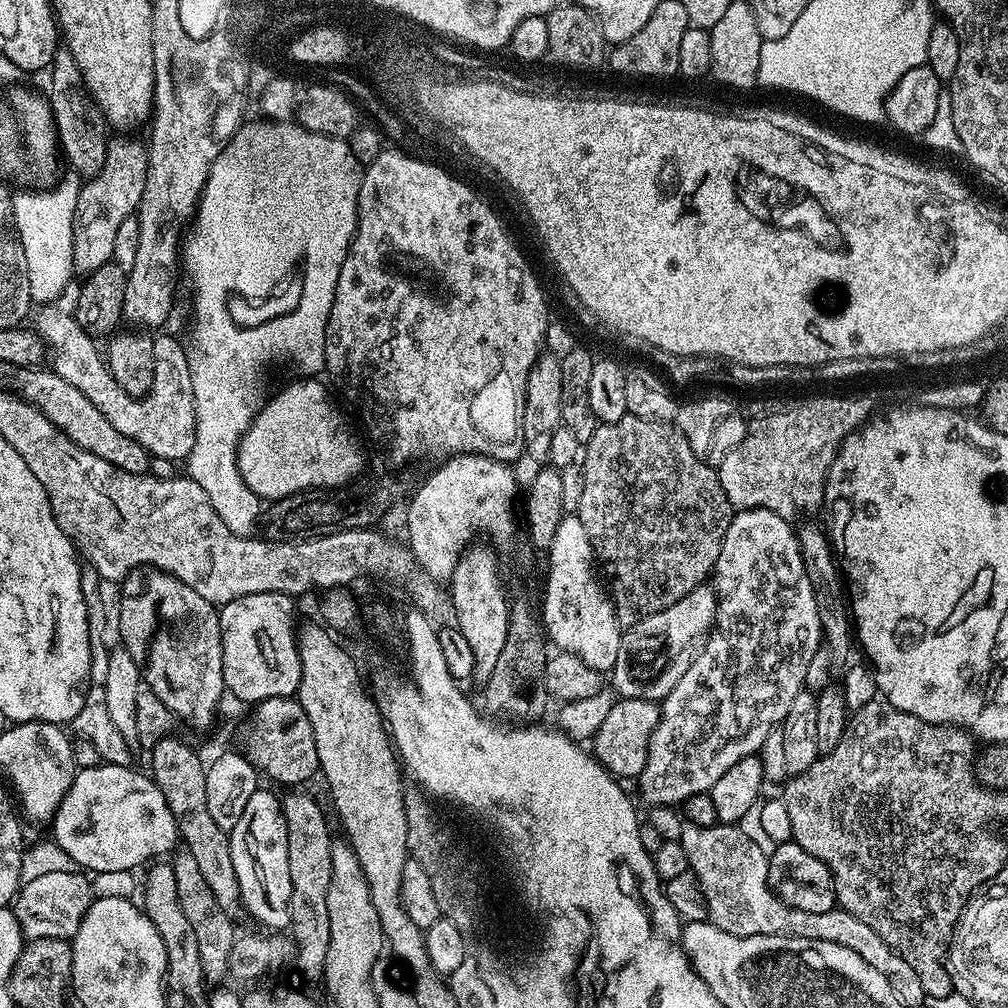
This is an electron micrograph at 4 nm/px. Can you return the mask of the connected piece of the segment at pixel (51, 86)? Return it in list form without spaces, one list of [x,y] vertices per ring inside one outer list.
[[[67,46],[57,47],[47,76],[46,95],[48,104],[52,107],[56,134],[60,138],[60,151],[67,167],[69,164],[70,167],[77,168],[72,170],[84,178],[98,174],[98,170],[102,170],[102,162],[106,162],[110,128],[102,110],[88,92],[86,82],[82,78],[82,70],[78,70],[78,62],[74,62],[74,54]]]

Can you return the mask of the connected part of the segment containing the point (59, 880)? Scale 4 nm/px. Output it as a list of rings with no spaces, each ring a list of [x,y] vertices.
[[[83,871],[42,874],[42,878],[23,881],[20,891],[16,894],[14,911],[18,926],[28,940],[58,938],[71,941],[72,937],[78,934],[78,926],[93,899],[92,881]]]

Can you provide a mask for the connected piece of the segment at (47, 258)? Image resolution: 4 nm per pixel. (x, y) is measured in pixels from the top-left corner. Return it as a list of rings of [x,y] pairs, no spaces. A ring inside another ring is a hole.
[[[75,175],[66,176],[45,187],[45,192],[20,190],[24,192],[17,191],[12,197],[16,232],[22,242],[22,254],[26,254],[30,294],[40,306],[56,302],[74,277],[74,206],[78,206],[81,181]]]

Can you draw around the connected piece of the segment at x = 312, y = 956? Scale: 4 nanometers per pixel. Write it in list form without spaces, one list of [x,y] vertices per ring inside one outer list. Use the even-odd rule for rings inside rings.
[[[292,790],[287,797],[283,797],[282,803],[284,806],[284,817],[286,818],[286,854],[290,854],[290,902],[288,903],[288,913],[292,919],[290,925],[290,936],[294,941],[294,968],[297,968],[302,975],[308,980],[316,980],[316,982],[323,981],[324,967],[326,966],[326,954],[330,950],[330,914],[326,910],[326,894],[330,890],[330,874],[332,873],[332,867],[330,866],[330,854],[332,853],[332,845],[334,843],[334,837],[328,830],[328,820],[324,817],[324,810],[320,806],[319,802],[312,796],[307,796],[304,790]]]

